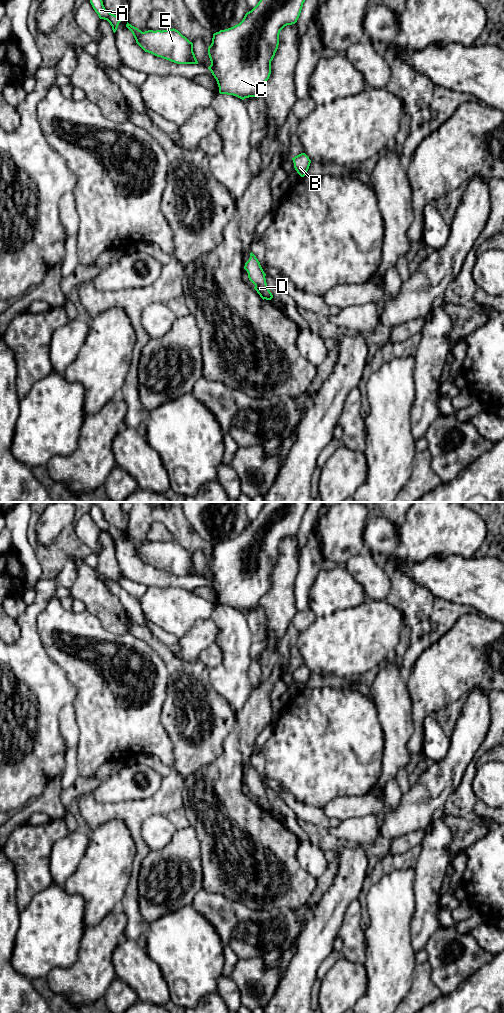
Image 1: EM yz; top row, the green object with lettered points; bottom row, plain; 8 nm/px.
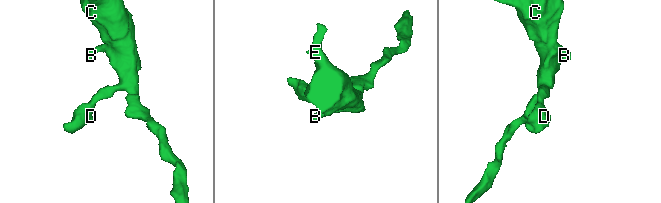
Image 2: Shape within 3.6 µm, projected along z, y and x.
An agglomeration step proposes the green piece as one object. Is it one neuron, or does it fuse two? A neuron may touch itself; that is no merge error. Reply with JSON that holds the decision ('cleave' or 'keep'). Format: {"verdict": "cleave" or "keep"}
{"verdict": "keep"}

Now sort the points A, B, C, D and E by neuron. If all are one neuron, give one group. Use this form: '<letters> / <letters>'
A B C D E

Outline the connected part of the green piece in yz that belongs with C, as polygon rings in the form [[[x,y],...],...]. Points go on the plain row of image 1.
[[[265,502],[258,516],[245,526],[239,536],[213,546],[208,559],[211,573],[208,581],[217,593],[220,606],[233,607],[242,612],[259,609],[260,600],[271,586],[271,573],[278,561],[280,543],[297,534],[308,504]]]

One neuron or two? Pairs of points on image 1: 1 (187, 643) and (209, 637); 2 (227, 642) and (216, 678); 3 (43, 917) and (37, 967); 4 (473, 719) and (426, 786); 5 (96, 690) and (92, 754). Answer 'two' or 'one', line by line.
1: one
2: one
3: one
4: one
5: one

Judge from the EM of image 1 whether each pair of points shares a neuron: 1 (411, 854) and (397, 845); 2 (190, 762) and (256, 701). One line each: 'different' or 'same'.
1: different
2: different

